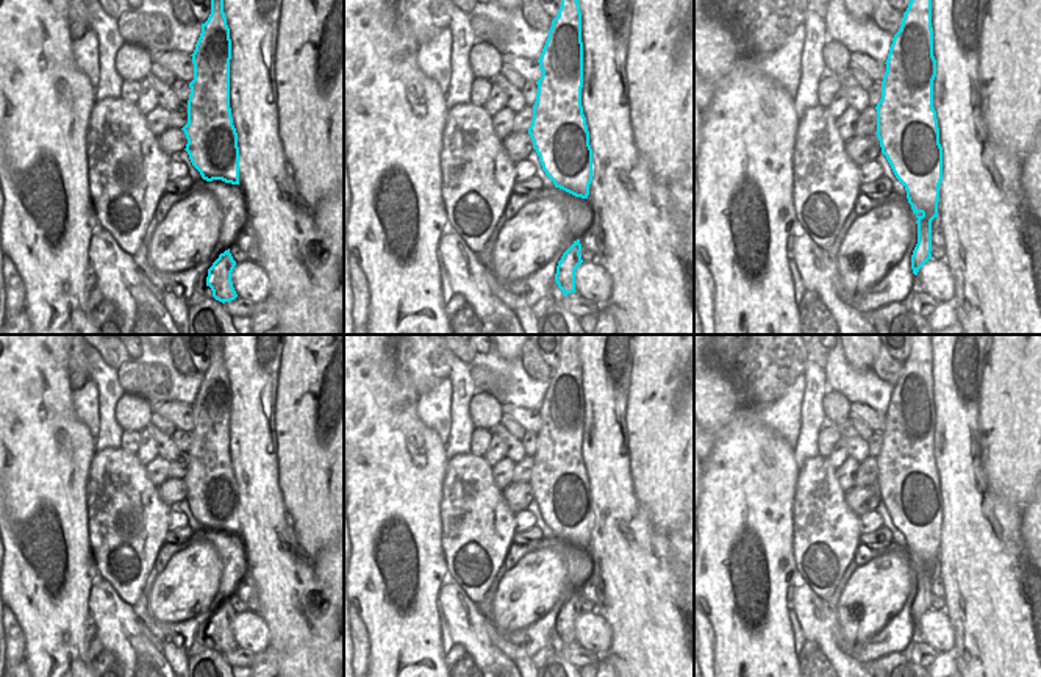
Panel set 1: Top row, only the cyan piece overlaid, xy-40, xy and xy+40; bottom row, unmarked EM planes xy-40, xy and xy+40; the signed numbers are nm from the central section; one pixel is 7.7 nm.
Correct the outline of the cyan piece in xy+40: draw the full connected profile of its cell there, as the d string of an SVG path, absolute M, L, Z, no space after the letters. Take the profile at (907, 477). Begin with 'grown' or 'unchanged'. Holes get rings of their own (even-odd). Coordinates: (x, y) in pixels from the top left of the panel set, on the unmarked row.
unchanged | M911 335L911 350L885 414L875 485L918 568L918 594L911 605L918 625L932 610L932 571L938 568L943 532L943 497L933 458L936 410L930 335Z

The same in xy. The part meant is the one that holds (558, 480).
unchanged | M561 335L561 356L558 366L552 371L549 388L538 410L542 425L536 432L538 442L528 485L542 521L555 538L588 549L592 532L592 499L581 457L583 392L581 363L577 350L578 339L580 335Z

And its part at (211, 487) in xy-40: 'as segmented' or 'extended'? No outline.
as segmented

